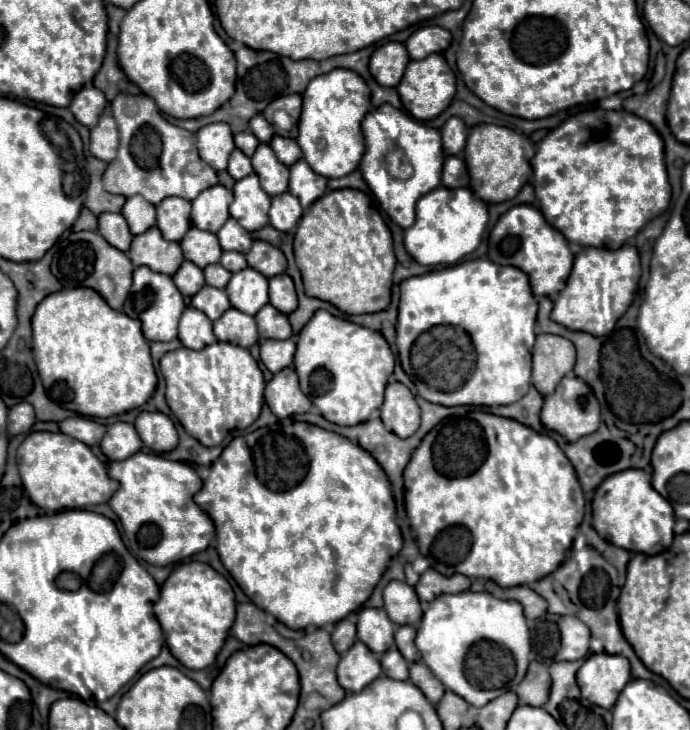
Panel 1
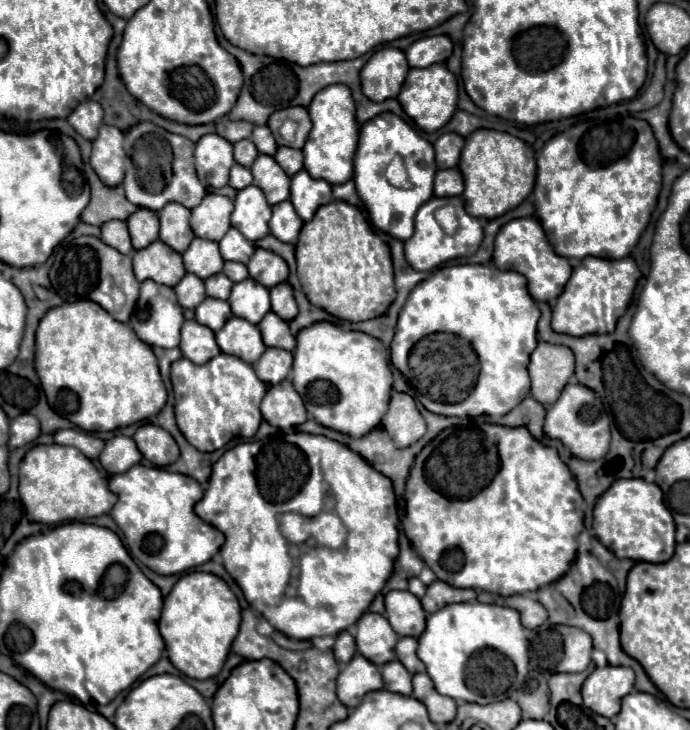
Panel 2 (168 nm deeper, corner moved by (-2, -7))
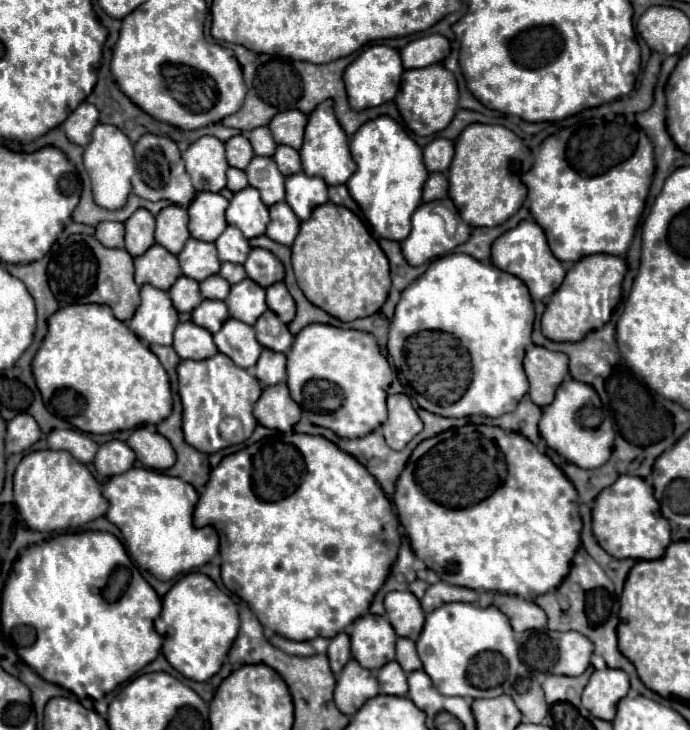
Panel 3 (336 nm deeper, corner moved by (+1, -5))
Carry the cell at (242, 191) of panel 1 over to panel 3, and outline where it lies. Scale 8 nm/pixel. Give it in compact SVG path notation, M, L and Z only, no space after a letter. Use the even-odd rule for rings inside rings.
M251 186L233 194L225 218L231 226L237 226L245 238L255 238L265 234L269 224L269 210L261 202L259 192Z

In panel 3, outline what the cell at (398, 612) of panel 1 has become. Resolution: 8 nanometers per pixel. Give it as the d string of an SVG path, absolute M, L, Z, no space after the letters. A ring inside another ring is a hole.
M409 590L389 592L385 596L385 610L397 636L417 640L425 622L425 614L421 610L419 600Z

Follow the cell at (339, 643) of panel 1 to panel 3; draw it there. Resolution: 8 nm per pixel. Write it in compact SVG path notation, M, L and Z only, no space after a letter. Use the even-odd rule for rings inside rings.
M339 632L335 638L331 638L331 644L329 644L329 650L327 650L327 656L329 656L329 664L331 664L331 670L335 674L339 674L345 666L345 662L349 662L351 658L351 648L349 648L349 636L345 632Z

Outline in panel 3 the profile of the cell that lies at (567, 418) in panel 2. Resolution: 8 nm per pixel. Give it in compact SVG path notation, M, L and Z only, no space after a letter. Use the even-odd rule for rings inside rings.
M573 378L565 380L555 394L555 400L543 408L543 418L539 422L539 432L547 446L557 450L563 458L577 464L579 468L599 468L603 466L613 448L613 416L601 404L597 392L583 382Z

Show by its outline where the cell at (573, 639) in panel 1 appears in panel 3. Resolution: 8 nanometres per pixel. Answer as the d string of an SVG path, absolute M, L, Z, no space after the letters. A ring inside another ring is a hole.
M549 632L557 642L559 660L553 666L553 674L579 676L587 670L589 658L593 654L593 642L581 632Z

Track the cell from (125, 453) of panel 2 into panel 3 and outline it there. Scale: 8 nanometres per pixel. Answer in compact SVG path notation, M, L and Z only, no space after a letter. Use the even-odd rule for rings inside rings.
M111 440L99 446L93 464L101 476L113 476L129 470L133 462L135 462L133 450L121 440Z

